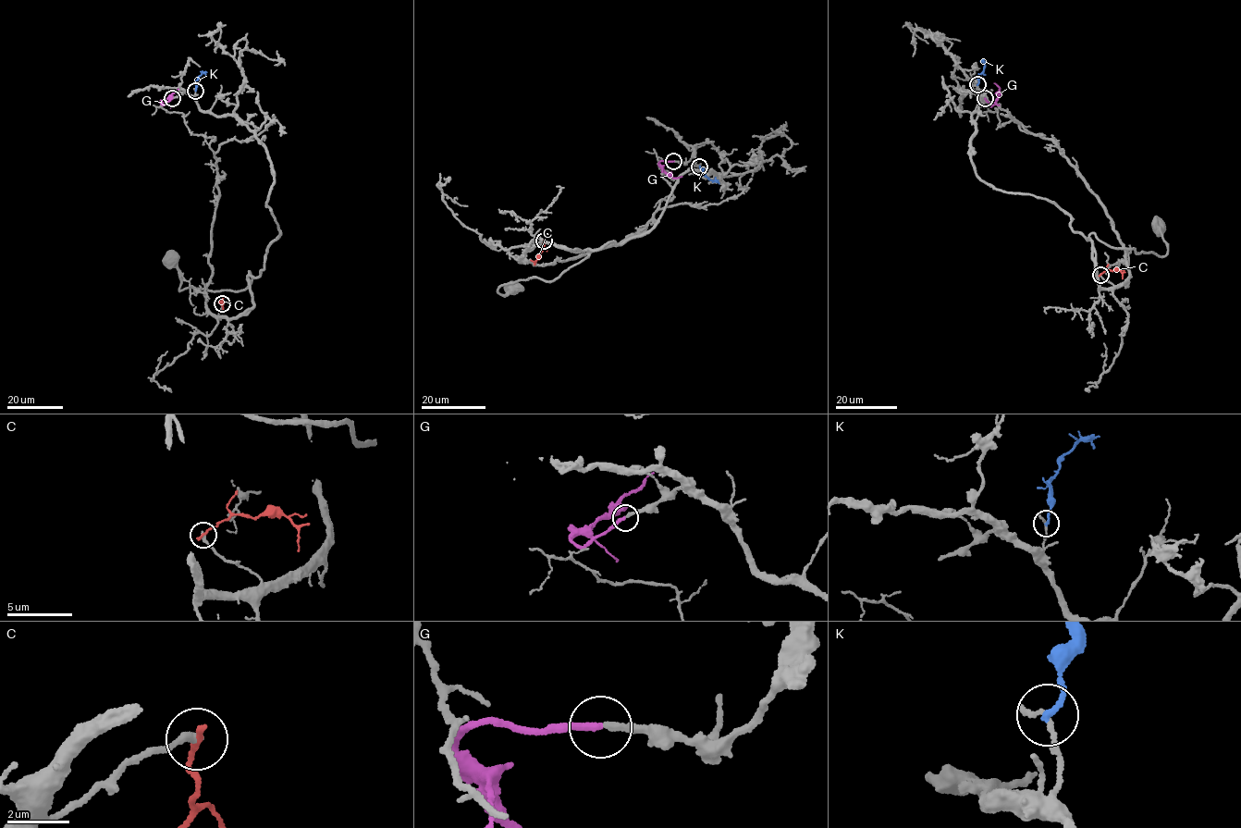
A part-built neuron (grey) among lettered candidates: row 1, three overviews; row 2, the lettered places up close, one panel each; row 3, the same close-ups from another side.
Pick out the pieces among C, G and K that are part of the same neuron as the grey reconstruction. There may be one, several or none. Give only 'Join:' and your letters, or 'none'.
Join: G

